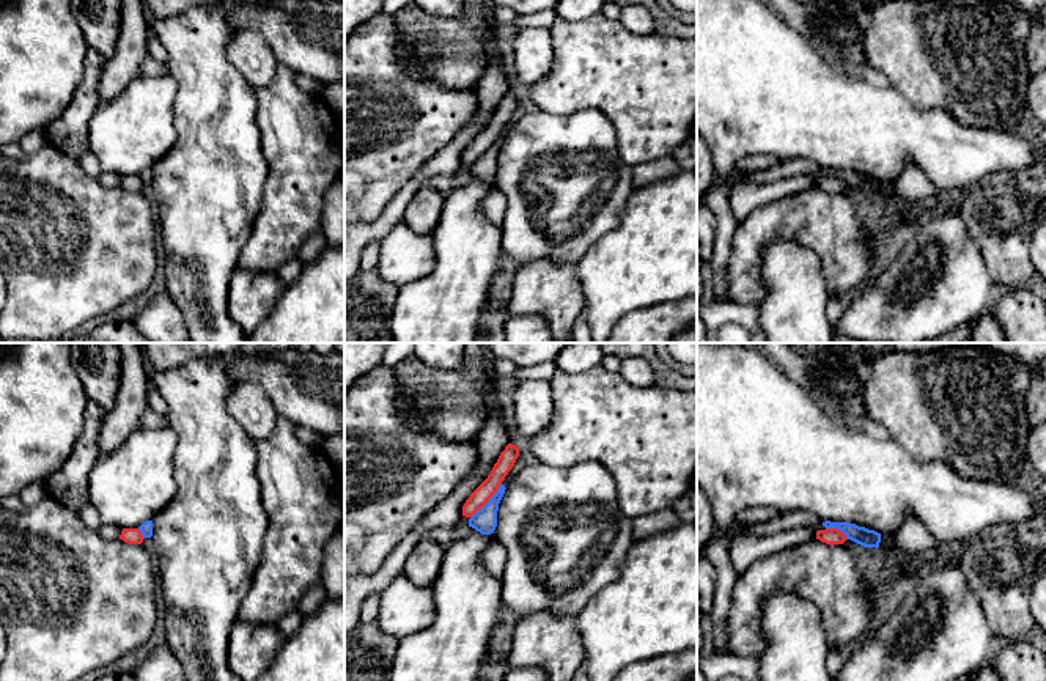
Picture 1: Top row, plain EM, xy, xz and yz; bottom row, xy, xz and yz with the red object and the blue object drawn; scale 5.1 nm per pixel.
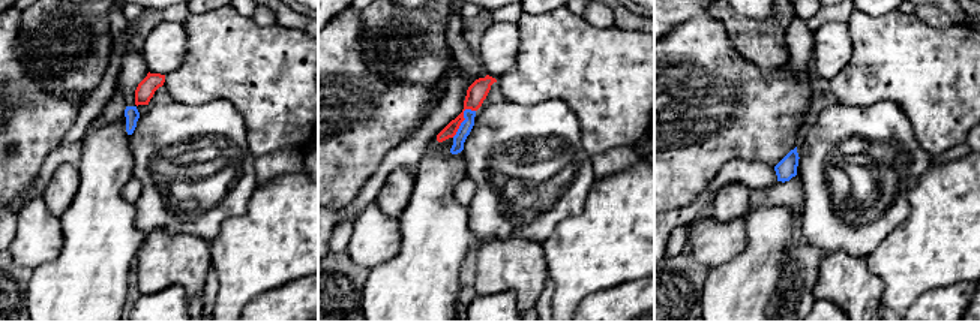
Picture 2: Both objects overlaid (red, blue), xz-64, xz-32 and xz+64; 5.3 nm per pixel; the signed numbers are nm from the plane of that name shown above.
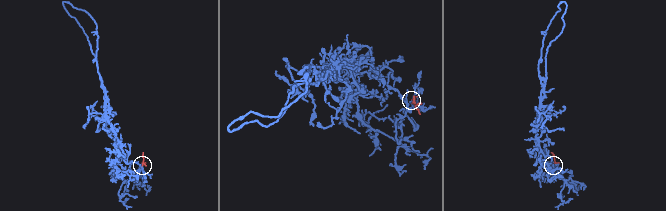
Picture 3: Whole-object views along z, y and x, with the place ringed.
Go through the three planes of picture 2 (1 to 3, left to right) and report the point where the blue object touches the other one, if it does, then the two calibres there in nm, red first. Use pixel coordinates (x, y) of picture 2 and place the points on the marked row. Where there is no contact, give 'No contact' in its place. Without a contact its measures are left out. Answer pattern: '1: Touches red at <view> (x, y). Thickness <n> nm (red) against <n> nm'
1: No contact
2: Touches red at xz-32 (464, 119). Thickness 110 nm (red) against 70 nm
3: No contact

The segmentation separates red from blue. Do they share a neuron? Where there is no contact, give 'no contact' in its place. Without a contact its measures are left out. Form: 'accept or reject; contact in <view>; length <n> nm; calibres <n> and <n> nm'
reject; contact in xz; length 240 nm; calibres 90 and 130 nm

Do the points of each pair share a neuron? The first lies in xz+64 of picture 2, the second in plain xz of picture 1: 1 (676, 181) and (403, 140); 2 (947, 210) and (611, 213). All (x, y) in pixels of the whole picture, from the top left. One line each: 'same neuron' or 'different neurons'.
1: same neuron
2: different neurons

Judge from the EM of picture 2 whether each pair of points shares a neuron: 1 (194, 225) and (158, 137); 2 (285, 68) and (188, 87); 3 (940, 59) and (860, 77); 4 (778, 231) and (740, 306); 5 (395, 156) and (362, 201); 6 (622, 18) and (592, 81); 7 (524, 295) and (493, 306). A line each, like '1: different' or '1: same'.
1: same
2: same
3: same
4: same
5: same
6: different
7: different

